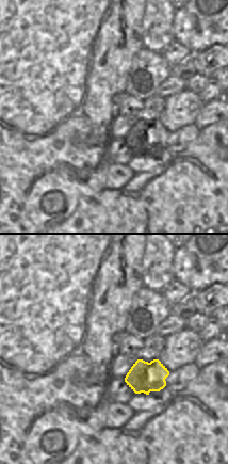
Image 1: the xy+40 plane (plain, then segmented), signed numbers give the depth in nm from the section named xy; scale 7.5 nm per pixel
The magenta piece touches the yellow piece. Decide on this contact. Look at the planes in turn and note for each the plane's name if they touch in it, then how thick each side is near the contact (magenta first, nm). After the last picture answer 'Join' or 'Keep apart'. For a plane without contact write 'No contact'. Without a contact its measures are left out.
No contact.

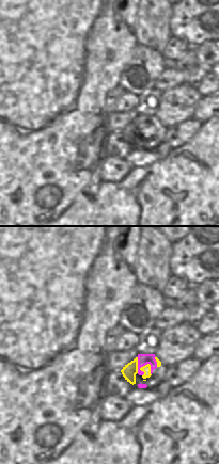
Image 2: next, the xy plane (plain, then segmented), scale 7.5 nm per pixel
Touches magenta in xy. Thickness 90 nm (magenta) against 60 nm.

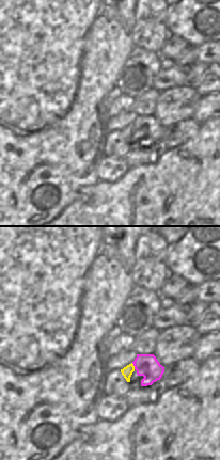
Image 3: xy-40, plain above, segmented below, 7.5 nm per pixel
Touches magenta in xy-40. Thickness 170 nm (magenta) against 80 nm.

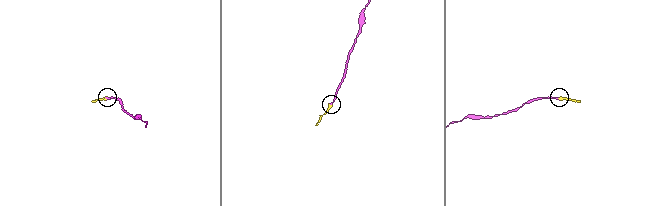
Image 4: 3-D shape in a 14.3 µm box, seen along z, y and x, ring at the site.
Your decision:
Join.

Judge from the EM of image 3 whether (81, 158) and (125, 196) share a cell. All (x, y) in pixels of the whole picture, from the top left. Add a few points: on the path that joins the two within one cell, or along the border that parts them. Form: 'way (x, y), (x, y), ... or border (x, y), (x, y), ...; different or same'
border (97, 180), (94, 186); different

